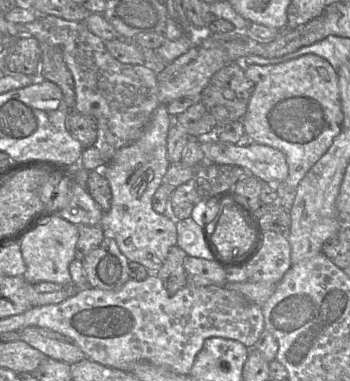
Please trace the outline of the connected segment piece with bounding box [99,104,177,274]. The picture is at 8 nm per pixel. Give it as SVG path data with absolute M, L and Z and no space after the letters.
M160 104L141 135L134 142L118 150L110 162L101 169L112 193L111 208L108 212L104 212L99 224L104 231L104 237L112 237L126 258L130 262L143 265L149 271L149 274L156 273L161 268L169 250L177 245L176 224L164 214L156 213L152 207L152 198L163 184L165 174L170 167L167 157L167 136L169 128L173 124L173 119L169 115L166 105Z

